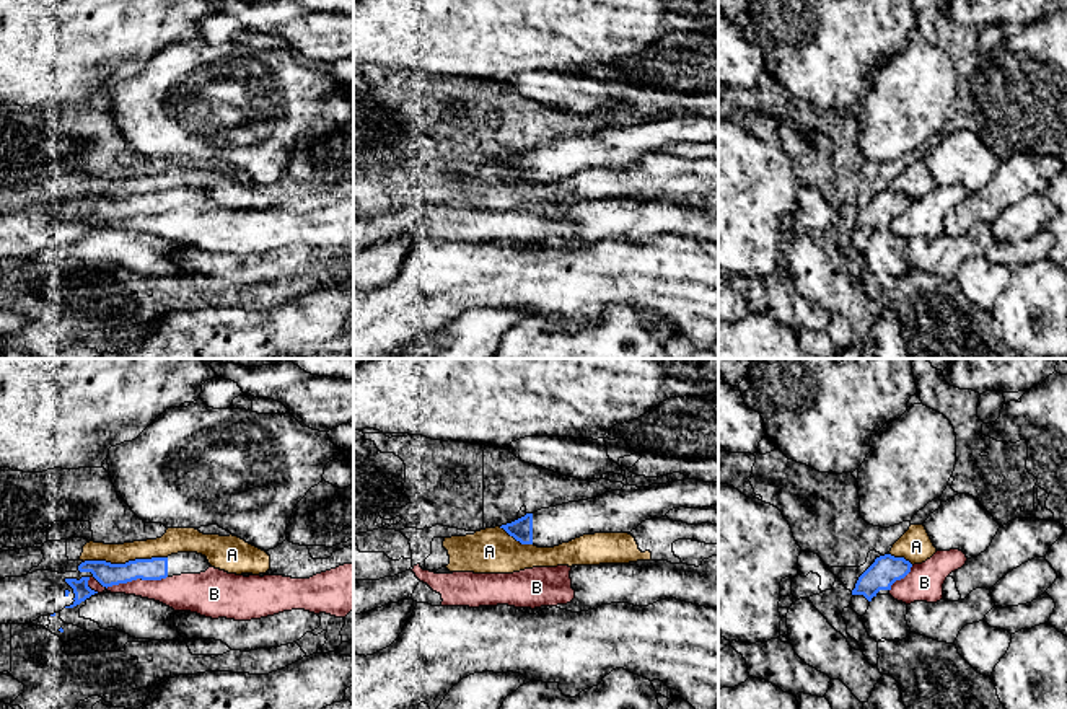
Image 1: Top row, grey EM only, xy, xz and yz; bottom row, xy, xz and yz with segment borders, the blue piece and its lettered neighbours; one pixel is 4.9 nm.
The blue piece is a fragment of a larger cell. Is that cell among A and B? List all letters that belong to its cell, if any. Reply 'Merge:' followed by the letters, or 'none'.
Merge: none

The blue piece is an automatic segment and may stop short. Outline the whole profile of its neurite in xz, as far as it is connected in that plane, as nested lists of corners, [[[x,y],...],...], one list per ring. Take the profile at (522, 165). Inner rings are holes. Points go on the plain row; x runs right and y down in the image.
[[[684,114],[648,122],[624,121],[603,130],[569,137],[502,160],[521,179],[554,183],[583,170],[630,168],[642,156],[661,153],[673,143],[718,139],[718,117]]]

